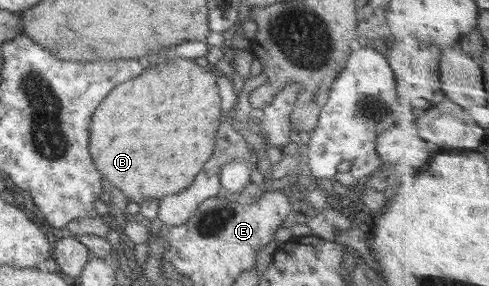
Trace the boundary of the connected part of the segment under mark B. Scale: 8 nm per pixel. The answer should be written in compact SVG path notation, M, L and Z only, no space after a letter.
M181 56L147 68L141 76L115 86L99 103L90 122L89 140L93 146L88 148L102 177L138 205L145 199L161 200L186 190L212 157L215 134L221 124L221 97L215 75L209 70Z

